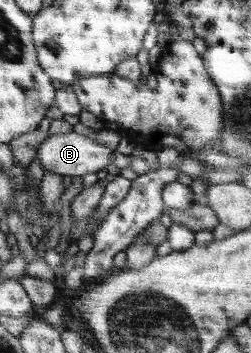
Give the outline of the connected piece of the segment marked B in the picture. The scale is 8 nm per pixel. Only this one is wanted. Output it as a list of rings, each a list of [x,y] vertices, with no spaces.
[[[72,131],[49,135],[37,147],[36,158],[44,170],[73,178],[105,170],[114,152],[97,140]]]

